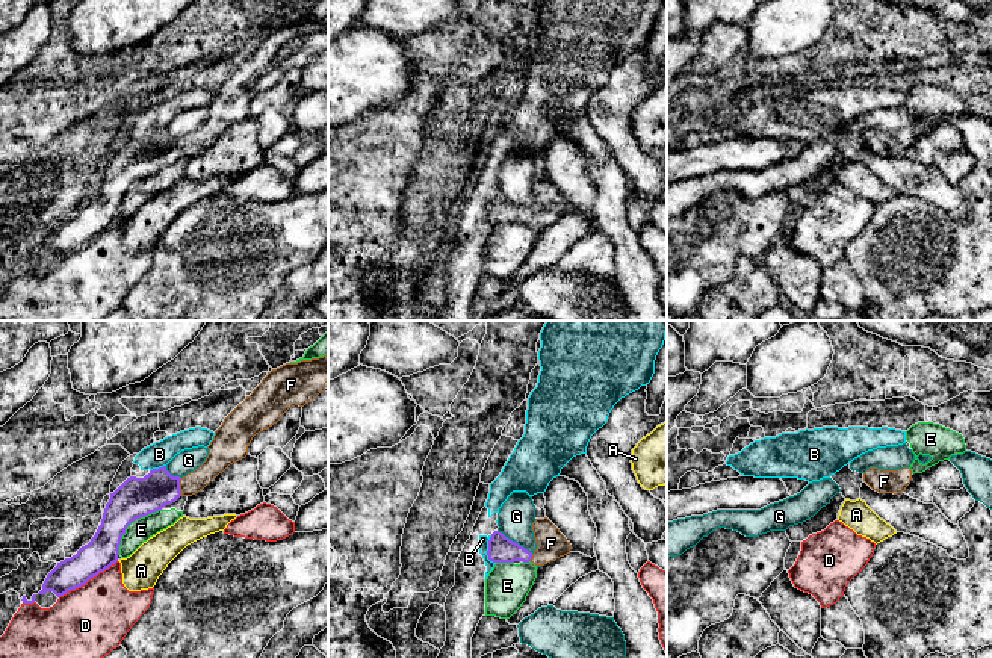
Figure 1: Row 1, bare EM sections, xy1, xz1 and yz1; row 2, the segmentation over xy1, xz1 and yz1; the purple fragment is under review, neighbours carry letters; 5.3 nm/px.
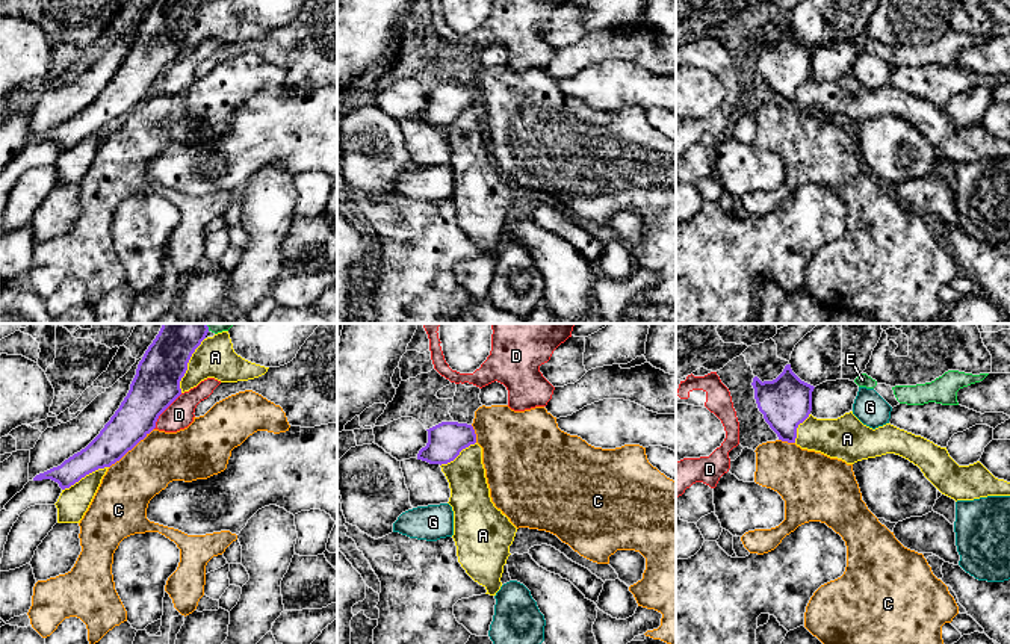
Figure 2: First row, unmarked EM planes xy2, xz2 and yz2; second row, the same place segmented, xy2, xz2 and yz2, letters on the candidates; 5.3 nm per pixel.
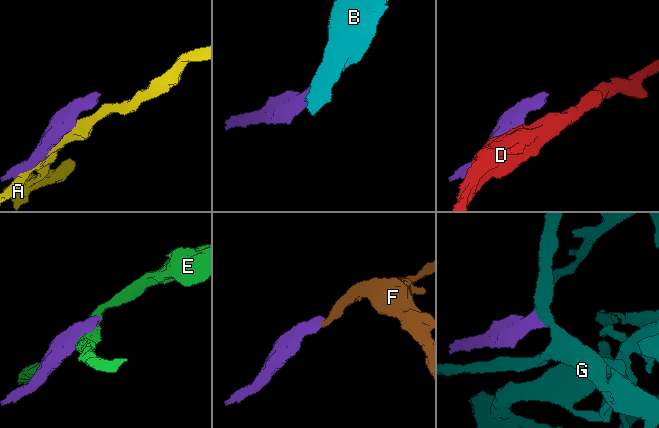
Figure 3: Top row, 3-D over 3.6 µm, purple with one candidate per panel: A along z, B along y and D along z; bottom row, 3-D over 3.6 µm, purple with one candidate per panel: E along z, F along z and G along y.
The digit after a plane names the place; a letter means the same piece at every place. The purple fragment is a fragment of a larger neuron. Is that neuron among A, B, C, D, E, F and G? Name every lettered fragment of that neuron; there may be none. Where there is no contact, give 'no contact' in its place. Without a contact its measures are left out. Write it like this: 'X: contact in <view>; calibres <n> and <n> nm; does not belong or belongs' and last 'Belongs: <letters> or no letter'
A: contact in xy2; calibres 260 and 200 nm; does not belong
B: contact in xz1; calibres 140 and 50 nm; does not belong
C: contact in xy2; calibres 220 and 280 nm; does not belong
D: contact in xy1; calibres 170 and 400 nm; does not belong
E: contact in xy1; calibres 220 and 120 nm; does not belong
F: contact in xy1; calibres 220 and 120 nm; belongs
G: contact in xz1; calibres 140 and 190 nm; does not belong
Belongs: F

